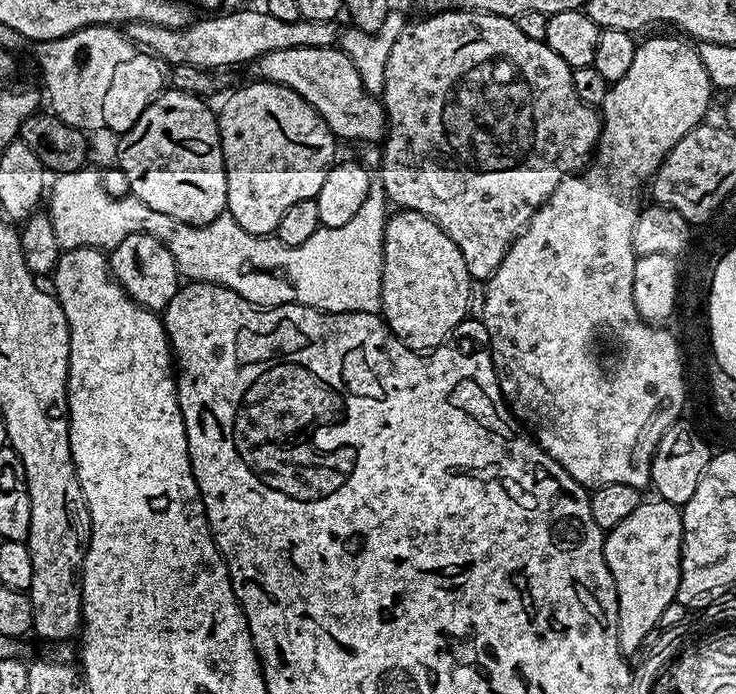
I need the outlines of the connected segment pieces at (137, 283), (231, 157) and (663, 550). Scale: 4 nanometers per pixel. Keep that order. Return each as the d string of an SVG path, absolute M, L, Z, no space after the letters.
M135 232L130 234L130 238L122 238L122 242L111 249L108 265L113 278L128 292L128 297L157 314L163 313L176 291L182 287L182 273L174 254L163 240L148 232Z
M255 82L240 88L221 108L220 141L228 187L227 215L255 236L275 233L282 214L294 202L315 200L326 174L337 163L338 137L294 90L281 84Z
M659 498L653 499L653 504L642 502L638 506L638 510L634 510L634 514L630 514L622 522L618 522L618 526L607 529L604 538L604 561L610 570L610 574L614 578L614 586L616 587L616 597L618 598L618 642L620 650L625 654L636 652L640 648L640 643L651 634L652 631L657 631L662 614L666 611L666 606L676 602L678 594L678 582L680 581L680 551L682 550L682 534L684 533L684 517L681 509L677 505L666 502Z

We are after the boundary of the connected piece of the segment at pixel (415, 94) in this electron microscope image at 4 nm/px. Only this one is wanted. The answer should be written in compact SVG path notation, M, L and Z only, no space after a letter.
M453 10L451 12L434 12L416 20L405 23L402 34L398 34L398 42L390 50L390 58L386 58L386 82L382 93L384 117L388 120L388 127L384 133L382 147L384 157L380 160L379 187L384 189L385 197L396 203L397 209L406 212L417 212L430 218L450 238L454 238L454 246L462 250L462 258L466 258L466 270L472 275L473 281L486 282L498 270L502 258L510 250L510 246L523 234L524 228L532 221L532 215L547 202L550 194L558 190L558 186L565 178L584 171L586 165L593 159L596 143L600 140L602 116L597 109L583 104L574 94L574 78L572 67L543 40L526 38L522 30L518 30L515 20L507 20L498 14L485 12L465 12Z

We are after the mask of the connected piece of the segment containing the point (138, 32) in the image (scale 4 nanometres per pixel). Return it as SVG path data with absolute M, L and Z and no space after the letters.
M240 8L237 12L224 12L208 14L205 20L193 19L185 28L167 28L166 26L154 26L148 22L133 22L127 25L126 35L137 48L144 49L157 60L168 66L194 66L205 70L217 70L216 68L232 68L235 64L248 64L270 54L274 50L290 50L291 48L331 48L337 43L338 31L333 21L314 22L301 18L298 22L281 22L274 18L267 10L256 8Z

